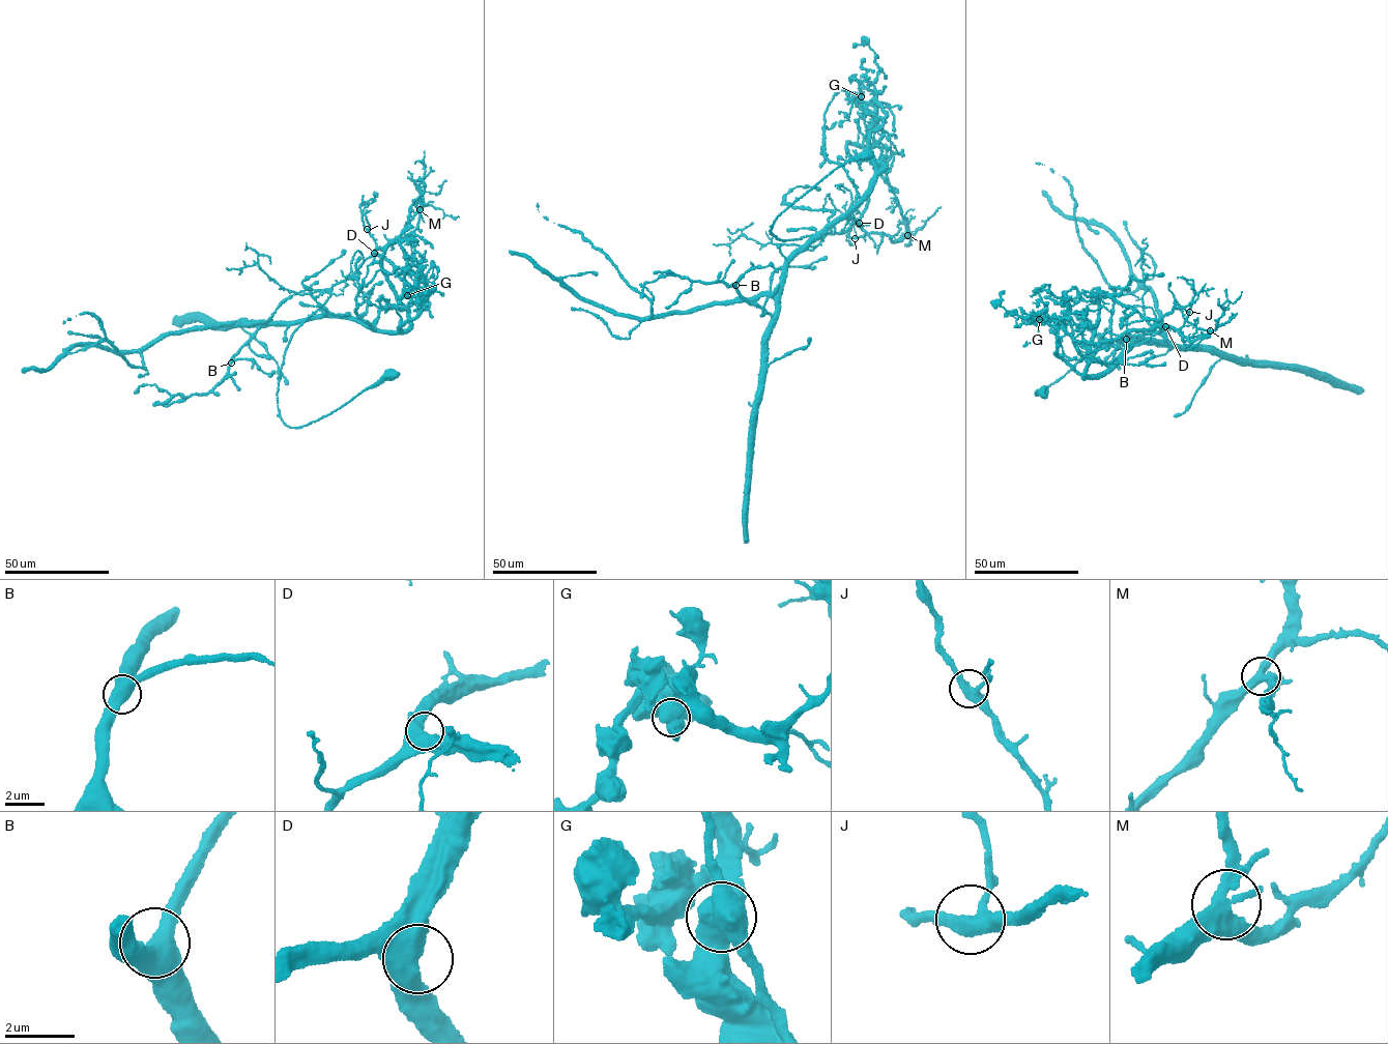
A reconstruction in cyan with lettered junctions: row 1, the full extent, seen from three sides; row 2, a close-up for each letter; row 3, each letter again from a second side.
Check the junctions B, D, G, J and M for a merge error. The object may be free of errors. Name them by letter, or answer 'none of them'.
G

